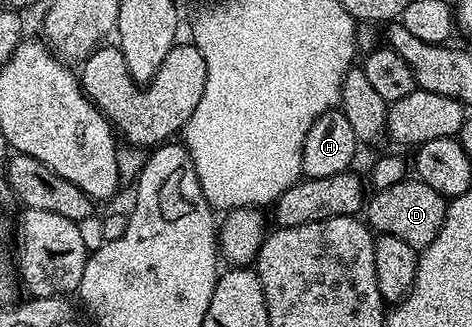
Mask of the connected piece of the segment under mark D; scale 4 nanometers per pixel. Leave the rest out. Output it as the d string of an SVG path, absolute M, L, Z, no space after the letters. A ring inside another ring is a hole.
M403 180L392 184L392 188L377 191L373 196L375 198L371 202L369 199L364 206L364 218L371 231L396 236L419 252L432 244L432 240L436 240L444 224L448 205L448 199L436 192L436 188L428 188L428 184L417 180Z

